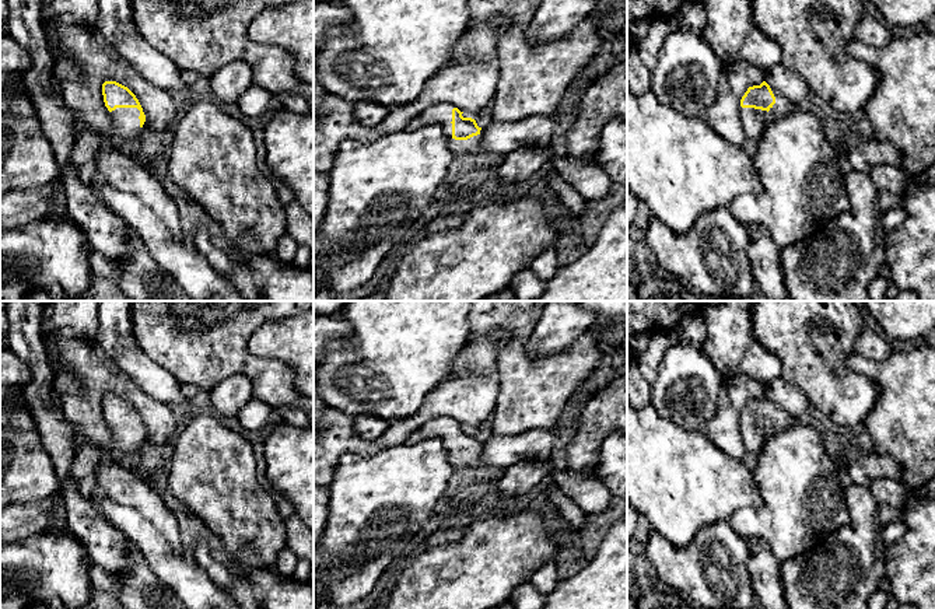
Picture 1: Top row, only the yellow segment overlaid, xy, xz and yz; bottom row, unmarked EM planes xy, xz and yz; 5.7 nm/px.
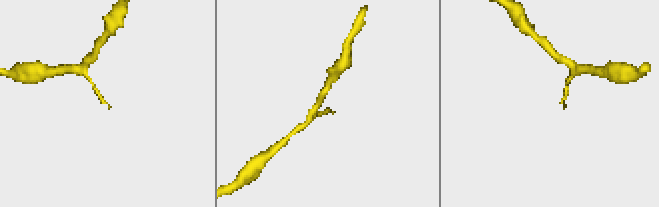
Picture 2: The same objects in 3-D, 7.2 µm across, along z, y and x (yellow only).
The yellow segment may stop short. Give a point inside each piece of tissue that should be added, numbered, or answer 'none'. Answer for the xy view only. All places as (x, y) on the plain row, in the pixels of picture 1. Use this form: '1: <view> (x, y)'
1: xy (126, 436)

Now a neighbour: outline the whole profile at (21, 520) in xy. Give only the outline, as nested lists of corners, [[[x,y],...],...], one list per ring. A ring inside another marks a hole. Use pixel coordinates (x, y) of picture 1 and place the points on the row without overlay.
[[[52,500],[15,503],[0,511],[0,545],[48,532]]]

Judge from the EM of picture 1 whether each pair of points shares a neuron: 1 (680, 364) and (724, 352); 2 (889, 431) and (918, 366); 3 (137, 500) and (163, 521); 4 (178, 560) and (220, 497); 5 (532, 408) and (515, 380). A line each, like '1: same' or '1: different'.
1: different
2: same
3: same
4: different
5: same

